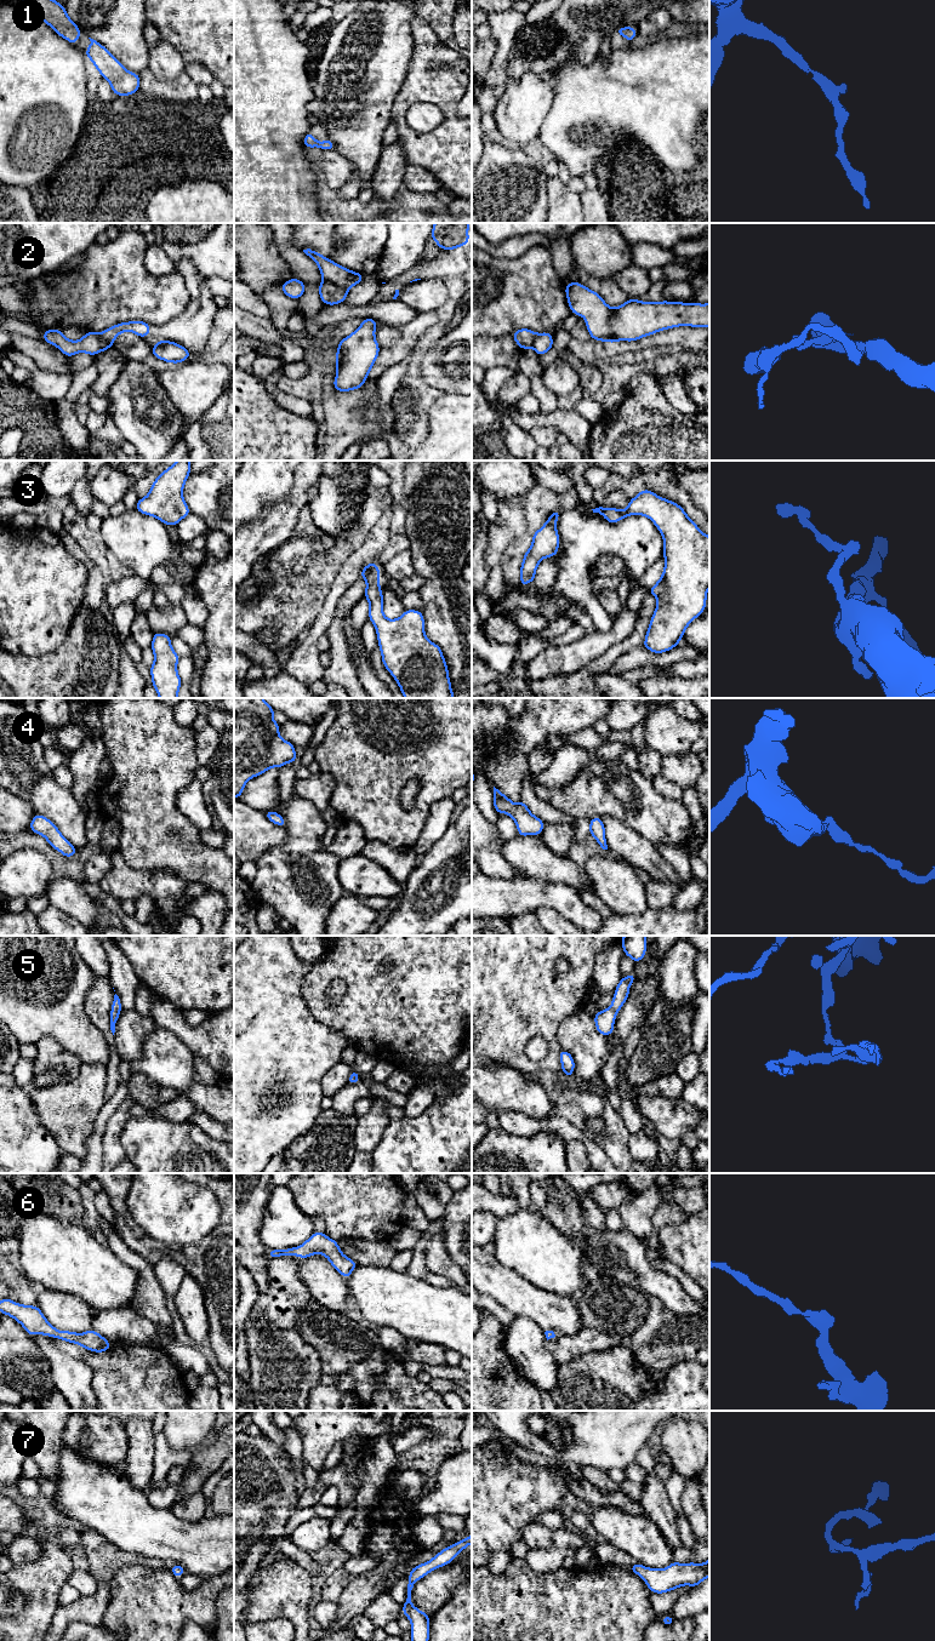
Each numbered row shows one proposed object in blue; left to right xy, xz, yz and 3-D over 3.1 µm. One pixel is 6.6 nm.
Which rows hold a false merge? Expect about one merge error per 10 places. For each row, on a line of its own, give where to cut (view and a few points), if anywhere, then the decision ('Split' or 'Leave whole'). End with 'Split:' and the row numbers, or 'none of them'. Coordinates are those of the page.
1: No split. Leave whole
2: Split along xz (323, 279), (347, 291). Split
3: No split. Leave whole
4: No split. Leave whole
5: No split. Leave whole
6: No split. Leave whole
7: No split. Leave whole
Split: 2

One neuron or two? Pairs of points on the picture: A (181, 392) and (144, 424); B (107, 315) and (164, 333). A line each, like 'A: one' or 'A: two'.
A: two
B: two

